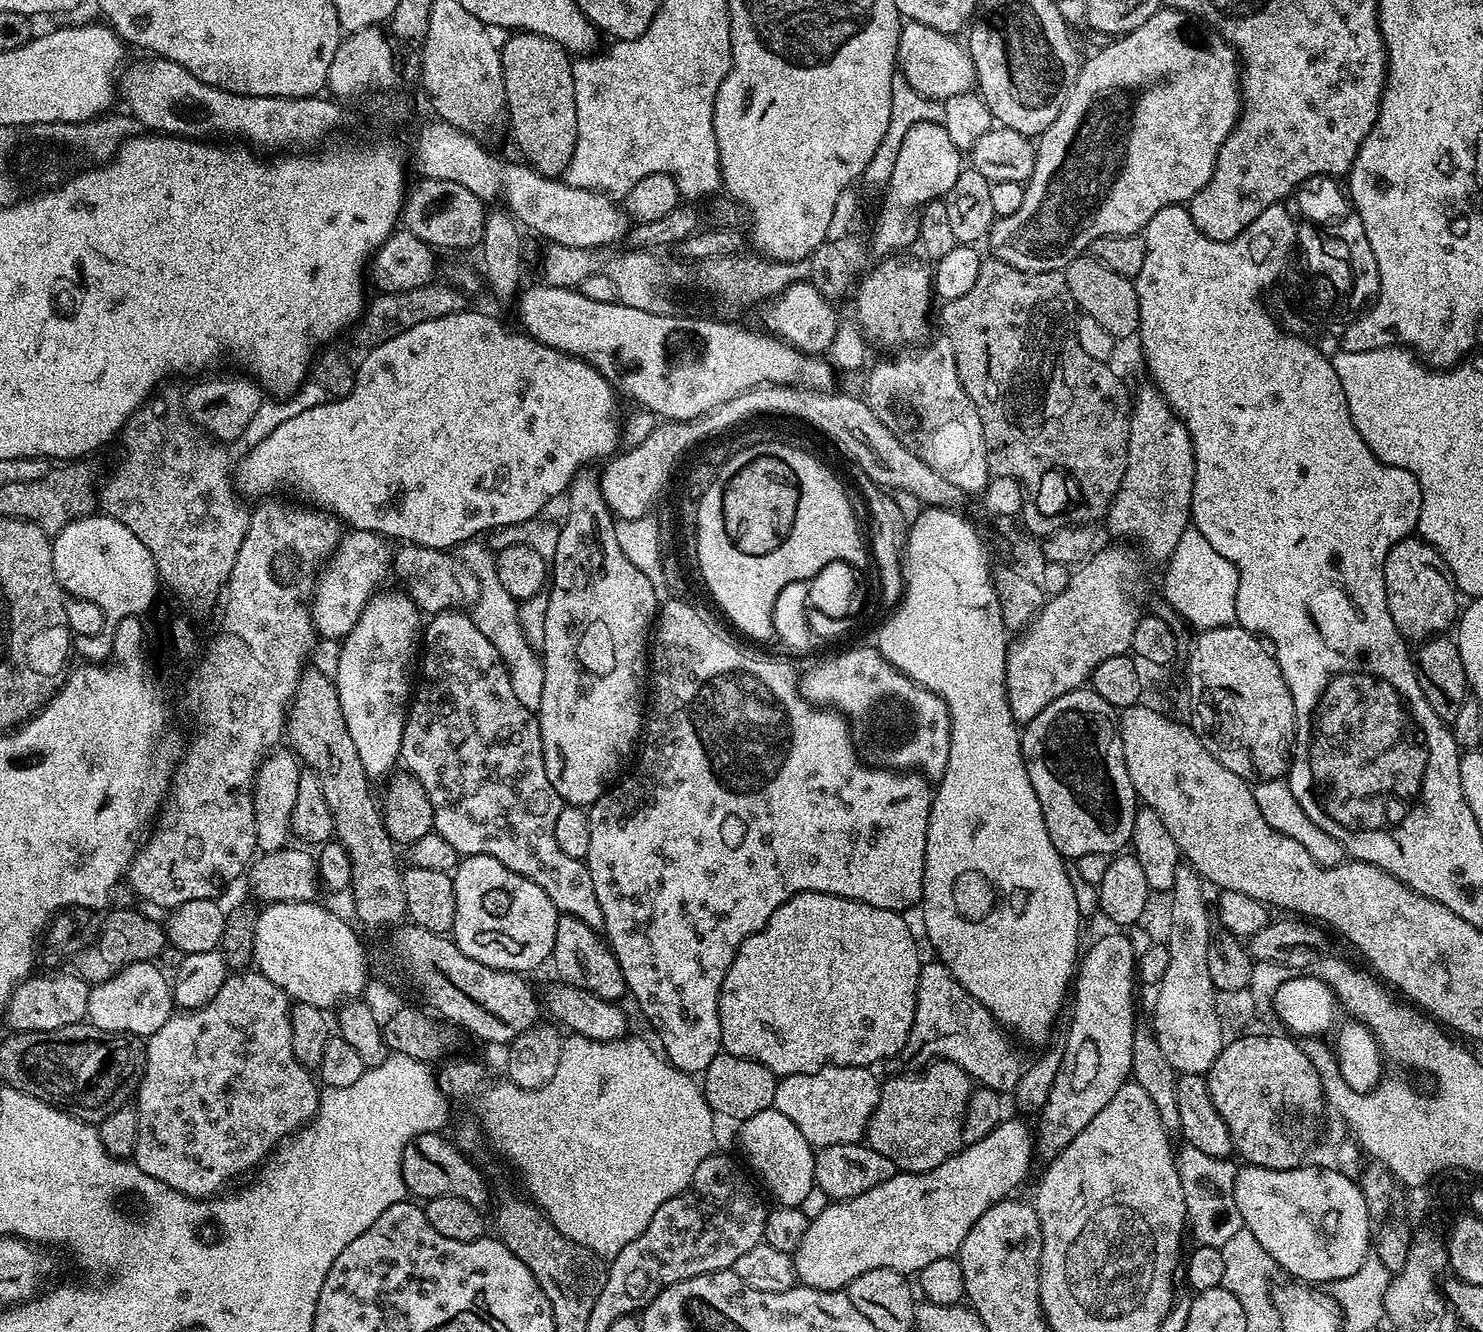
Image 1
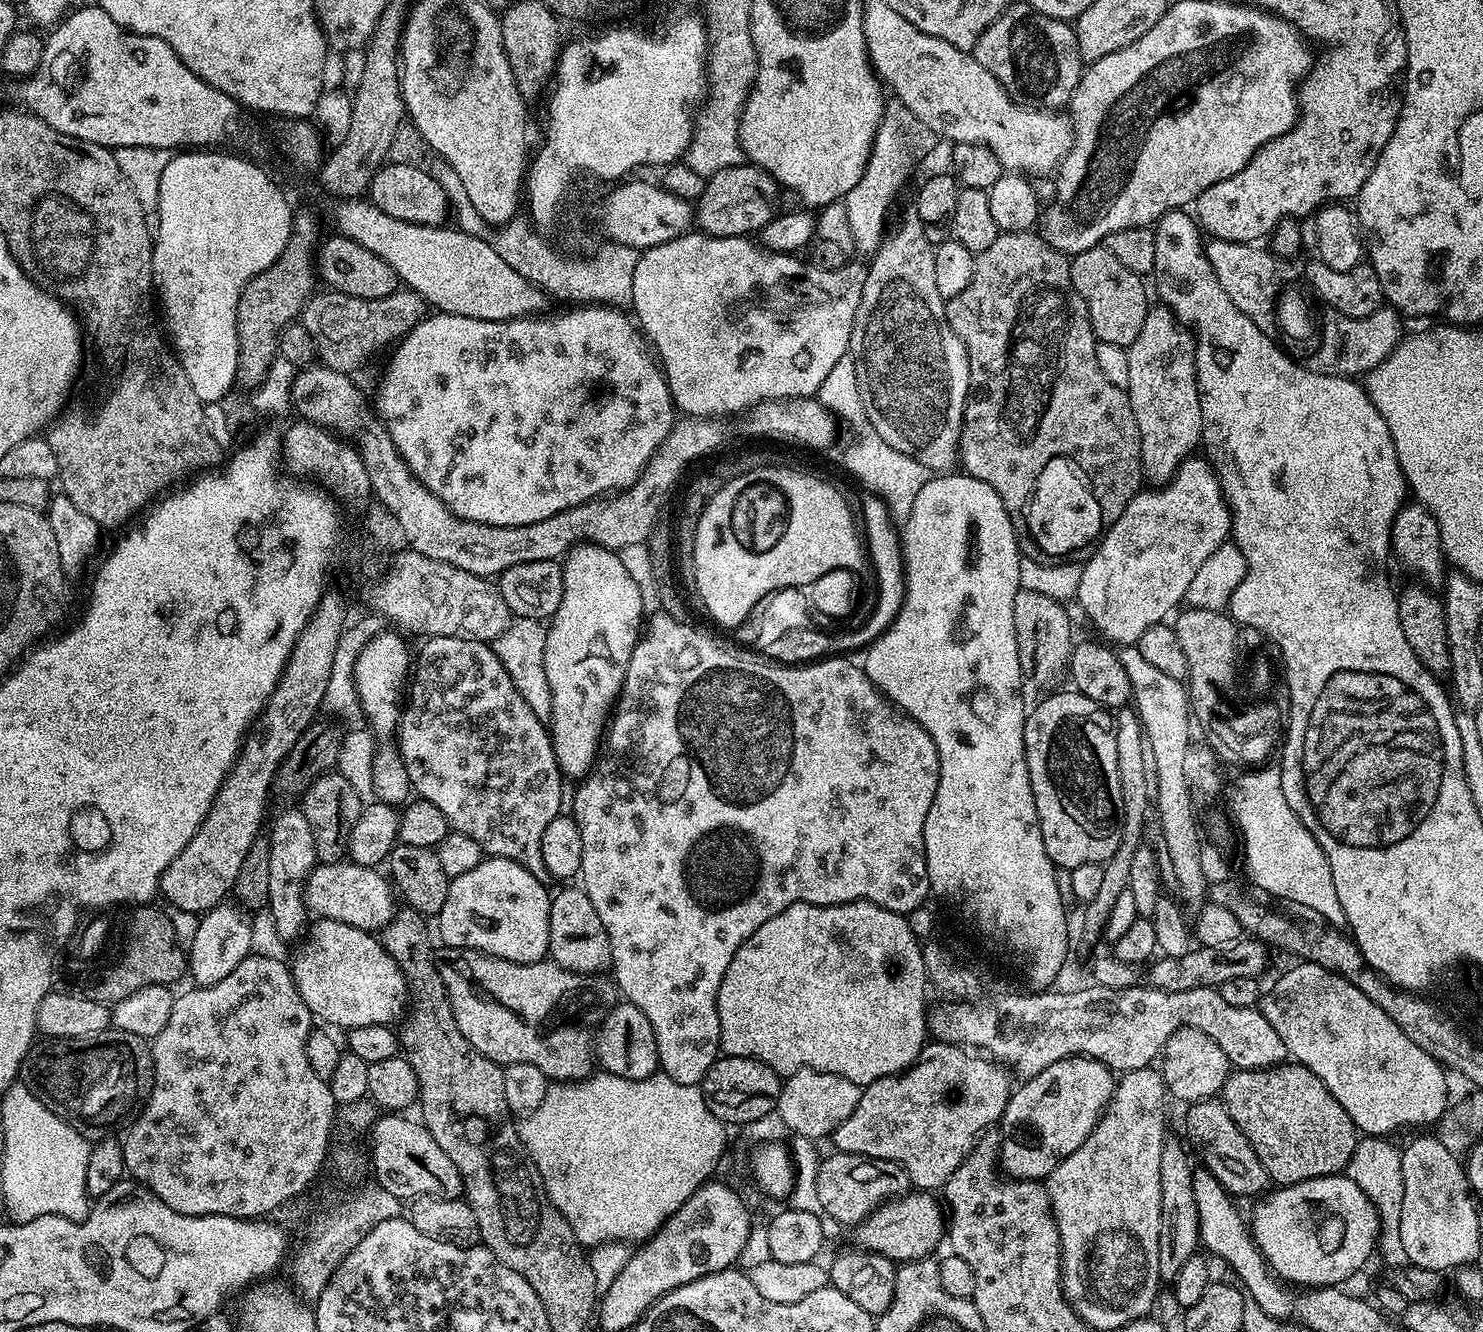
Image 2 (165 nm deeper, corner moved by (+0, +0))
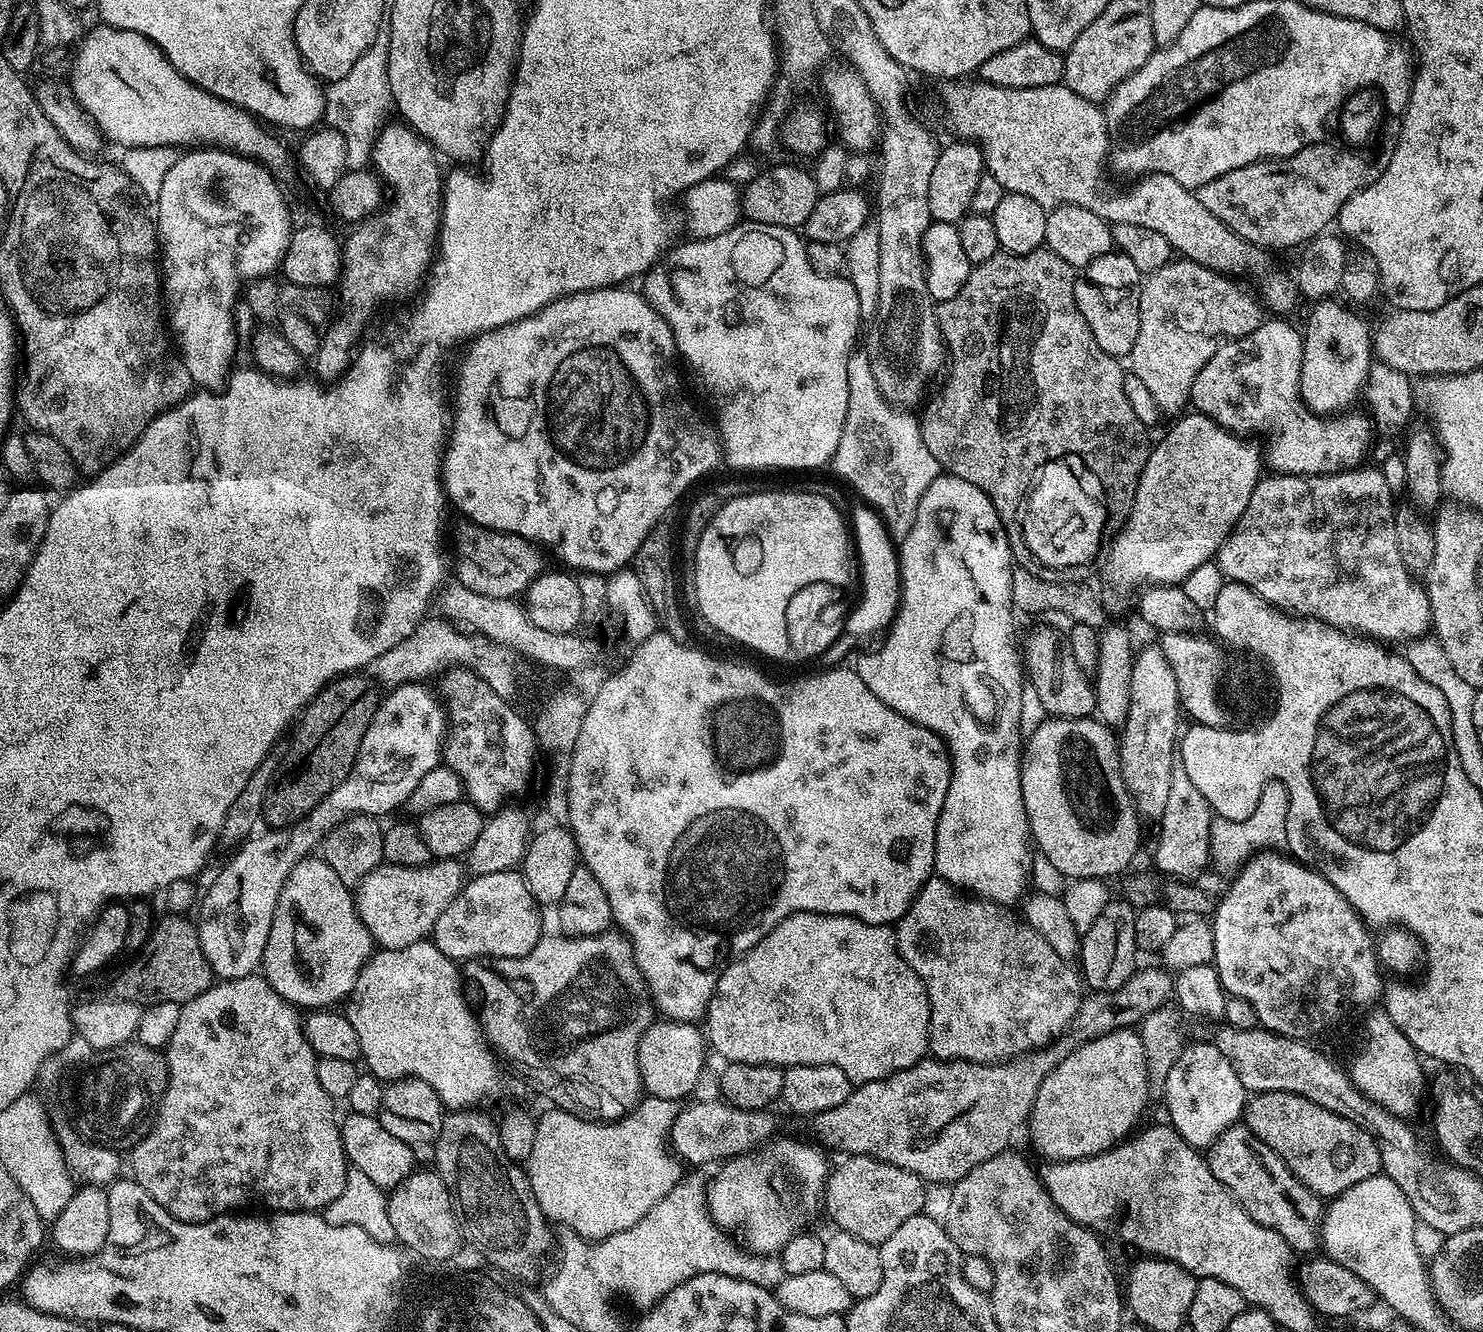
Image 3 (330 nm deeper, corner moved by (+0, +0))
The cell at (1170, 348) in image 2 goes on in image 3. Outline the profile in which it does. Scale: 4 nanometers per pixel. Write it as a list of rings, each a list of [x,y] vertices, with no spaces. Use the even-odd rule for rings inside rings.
[[[1183,258],[1173,259],[1166,266],[1162,266],[1162,270],[1151,273],[1141,283],[1138,338],[1134,338],[1130,372],[1131,375],[1142,378],[1142,382],[1146,382],[1146,390],[1150,390],[1154,402],[1158,402],[1161,413],[1183,413],[1189,407],[1192,398],[1194,378],[1198,378],[1206,362],[1214,358],[1214,354],[1221,346],[1250,334],[1262,323],[1261,305],[1256,305],[1235,283],[1239,284],[1223,272],[1215,272],[1198,262]]]

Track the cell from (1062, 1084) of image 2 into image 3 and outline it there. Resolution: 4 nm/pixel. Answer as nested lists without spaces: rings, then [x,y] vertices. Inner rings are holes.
[[[1120,1028],[1078,1045],[1046,1074],[1026,1121],[1026,1133],[1048,1162],[1099,1156],[1133,1131],[1131,1128],[1139,1122],[1148,1104],[1148,1096],[1146,1054],[1140,1033]]]

